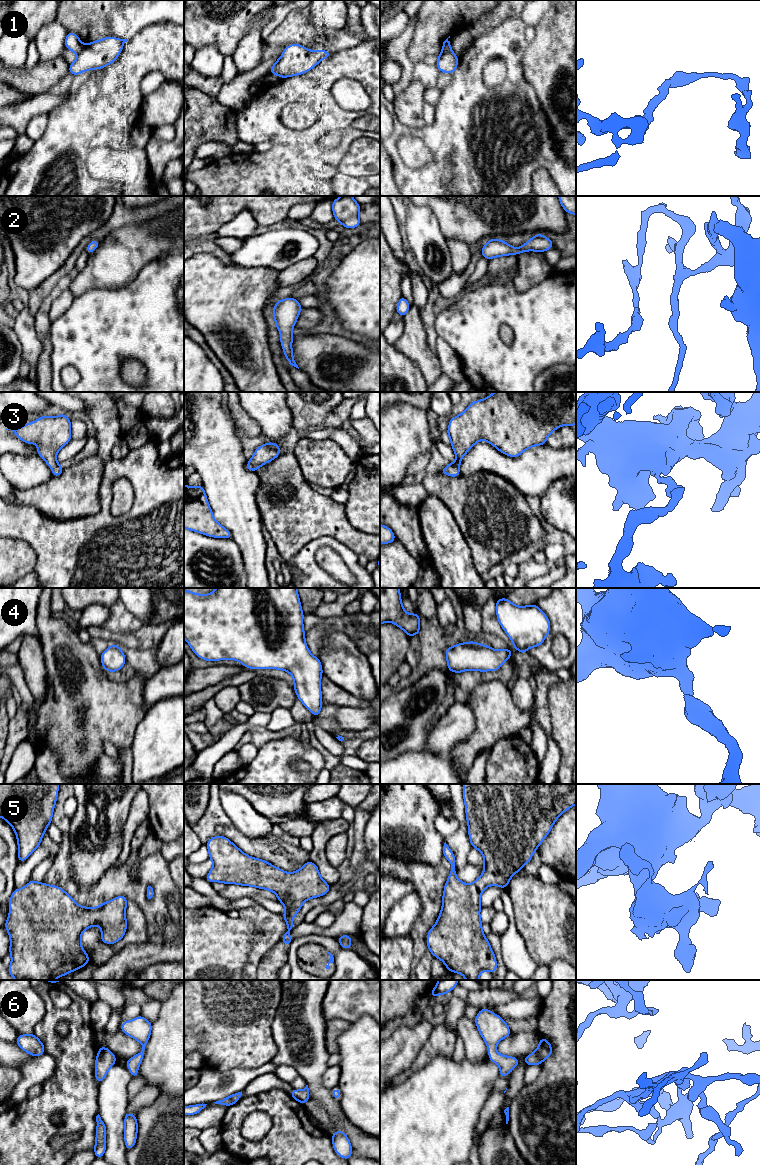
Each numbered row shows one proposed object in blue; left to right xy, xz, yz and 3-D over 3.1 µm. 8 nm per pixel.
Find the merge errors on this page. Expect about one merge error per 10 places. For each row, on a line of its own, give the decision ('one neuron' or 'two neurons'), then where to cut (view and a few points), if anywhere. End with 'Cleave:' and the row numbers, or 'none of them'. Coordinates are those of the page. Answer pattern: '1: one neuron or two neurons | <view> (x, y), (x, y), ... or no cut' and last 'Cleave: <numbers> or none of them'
1: two neurons | xy (84, 45), (77, 53)
2: one neuron | no cut
3: one neuron | no cut
4: one neuron | no cut
5: one neuron | no cut
6: one neuron | no cut
Cleave: 1

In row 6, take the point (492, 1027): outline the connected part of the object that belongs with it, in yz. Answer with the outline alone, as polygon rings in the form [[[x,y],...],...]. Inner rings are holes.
[[[488,1008],[480,1009],[474,1021],[487,1044],[488,1058],[500,1067],[499,1077],[506,1077],[520,1063],[516,1057],[504,1056],[496,1052],[497,1043],[512,1035],[509,1026],[502,1017]]]

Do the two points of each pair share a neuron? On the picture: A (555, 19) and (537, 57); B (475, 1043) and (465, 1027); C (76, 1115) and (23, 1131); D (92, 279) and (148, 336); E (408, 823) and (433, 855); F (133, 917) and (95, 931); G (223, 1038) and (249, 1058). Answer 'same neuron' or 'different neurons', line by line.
A: same neuron
B: same neuron
C: same neuron
D: different neurons
E: same neuron
F: same neuron
G: same neuron

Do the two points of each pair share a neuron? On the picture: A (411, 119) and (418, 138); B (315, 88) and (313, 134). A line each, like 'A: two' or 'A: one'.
A: two
B: one

